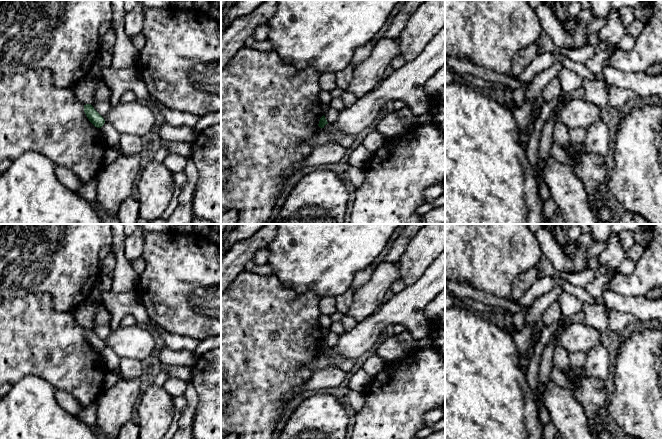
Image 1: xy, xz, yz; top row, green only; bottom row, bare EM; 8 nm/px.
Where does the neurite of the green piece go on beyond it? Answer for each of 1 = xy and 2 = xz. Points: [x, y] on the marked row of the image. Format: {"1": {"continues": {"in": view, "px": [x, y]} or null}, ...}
{"1": {"continues": null}, "2": {"continues": null}}

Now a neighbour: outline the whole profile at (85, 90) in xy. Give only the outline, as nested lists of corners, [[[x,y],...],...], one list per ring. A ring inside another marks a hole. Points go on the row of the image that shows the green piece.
[[[91,77],[83,79],[74,87],[77,99],[85,105],[91,104],[96,94],[97,86],[97,80]]]

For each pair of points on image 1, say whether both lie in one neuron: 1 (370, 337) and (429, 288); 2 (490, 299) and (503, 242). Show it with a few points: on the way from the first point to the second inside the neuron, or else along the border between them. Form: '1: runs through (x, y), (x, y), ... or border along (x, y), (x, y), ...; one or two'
1: runs through (382, 321), (391, 312), (404, 308), (413, 299); one
2: border along (469, 285), (476, 289), (510, 299); two

